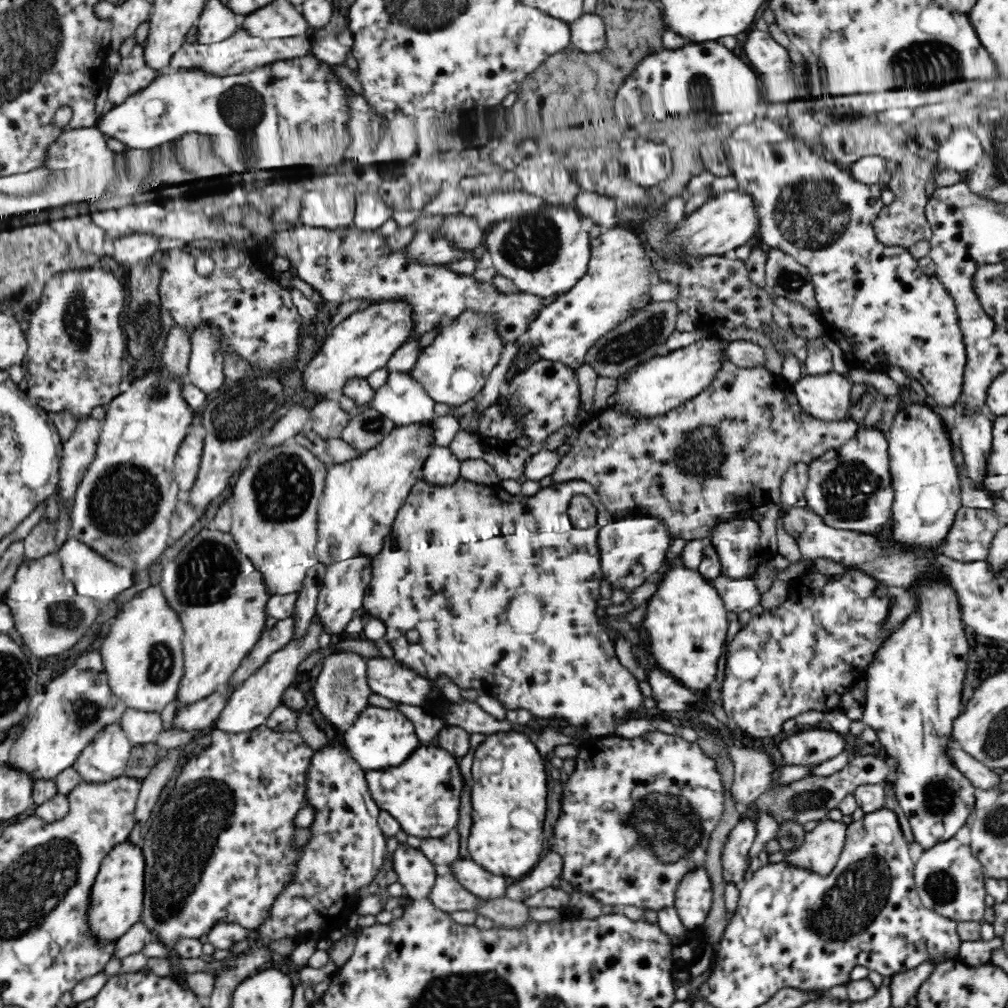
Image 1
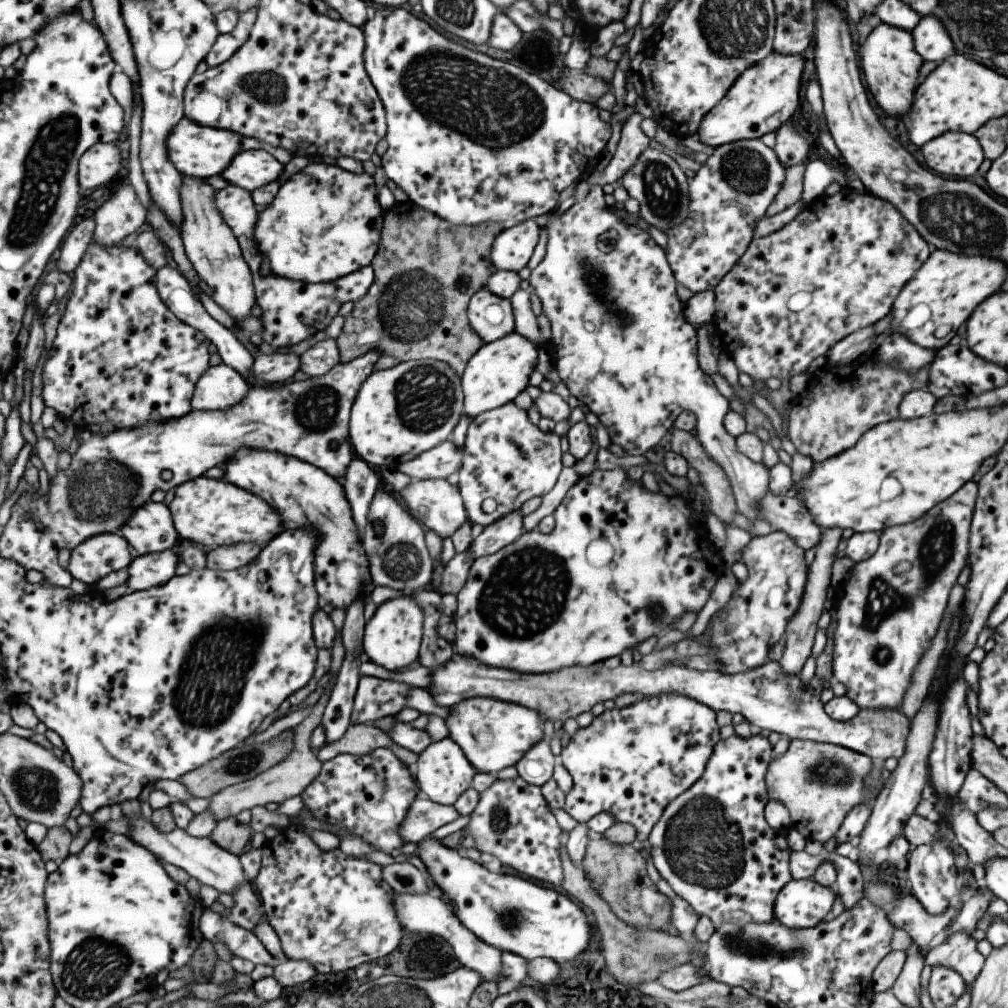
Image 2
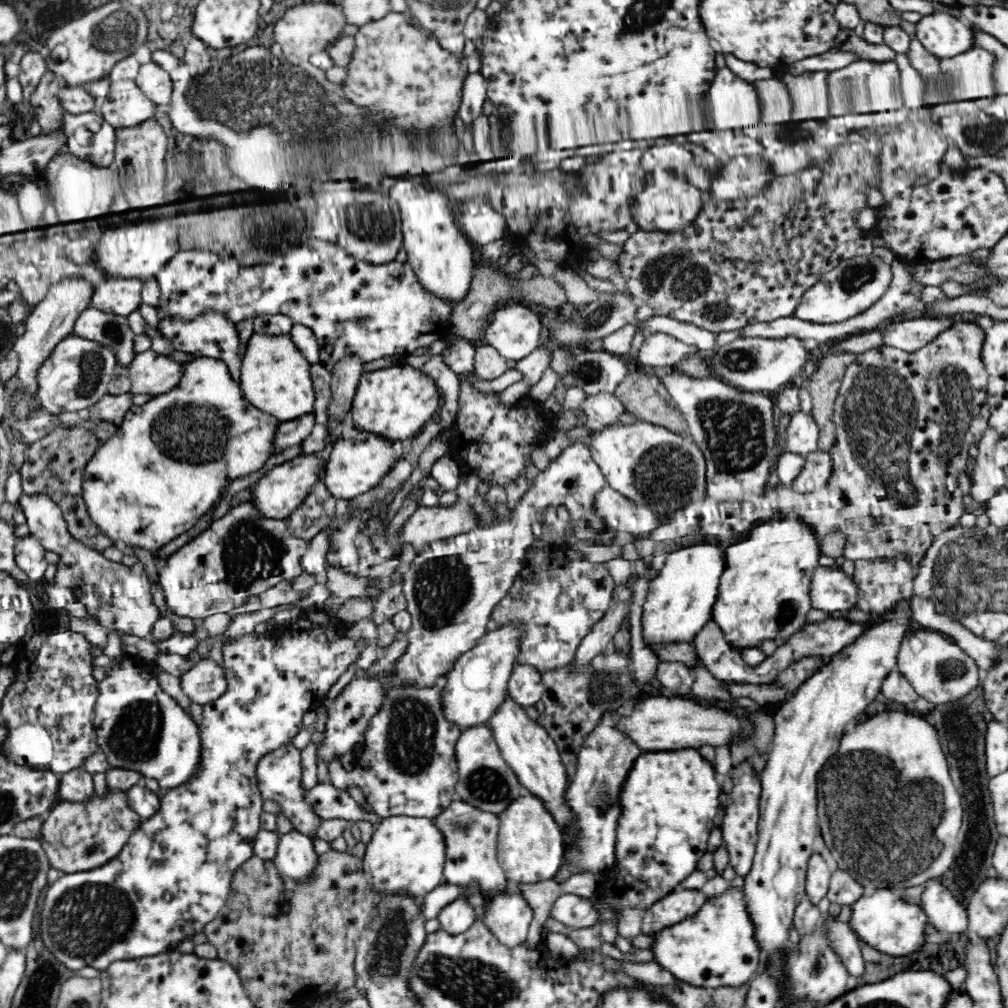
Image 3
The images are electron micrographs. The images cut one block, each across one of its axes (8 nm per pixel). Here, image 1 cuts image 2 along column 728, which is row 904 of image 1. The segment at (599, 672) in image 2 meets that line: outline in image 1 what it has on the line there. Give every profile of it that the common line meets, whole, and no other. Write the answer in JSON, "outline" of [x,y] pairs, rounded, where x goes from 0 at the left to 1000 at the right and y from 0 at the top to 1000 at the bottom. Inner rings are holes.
{"outline":[[[699,860],[685,864],[670,885],[671,905],[681,923],[693,924],[706,899],[706,874]]]}

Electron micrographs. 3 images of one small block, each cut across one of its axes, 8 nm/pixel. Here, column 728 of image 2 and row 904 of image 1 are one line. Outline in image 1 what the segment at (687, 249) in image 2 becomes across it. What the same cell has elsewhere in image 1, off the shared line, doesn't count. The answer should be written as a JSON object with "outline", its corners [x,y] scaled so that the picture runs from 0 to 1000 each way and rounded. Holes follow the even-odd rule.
{"outline":[[[259,719],[247,726],[226,727],[217,723],[211,723],[208,728],[208,739],[202,741],[200,746],[190,750],[187,757],[182,760],[179,770],[175,772],[175,778],[170,783],[167,792],[159,802],[159,808],[155,809],[147,825],[143,827],[143,837],[141,837],[141,847],[143,848],[143,897],[140,905],[139,915],[151,927],[154,925],[156,933],[166,942],[169,965],[167,970],[174,974],[185,983],[188,982],[185,975],[186,964],[180,958],[179,947],[175,941],[175,936],[180,931],[200,932],[202,927],[208,925],[208,921],[214,915],[235,915],[238,919],[244,921],[254,921],[260,917],[260,913],[266,907],[266,901],[270,899],[272,891],[282,883],[284,875],[288,873],[286,867],[292,863],[292,853],[298,849],[298,843],[293,843],[292,838],[292,810],[298,802],[306,800],[304,794],[304,776],[305,765],[308,752],[312,744],[306,740],[302,732],[295,725],[271,724],[266,720]]]}

